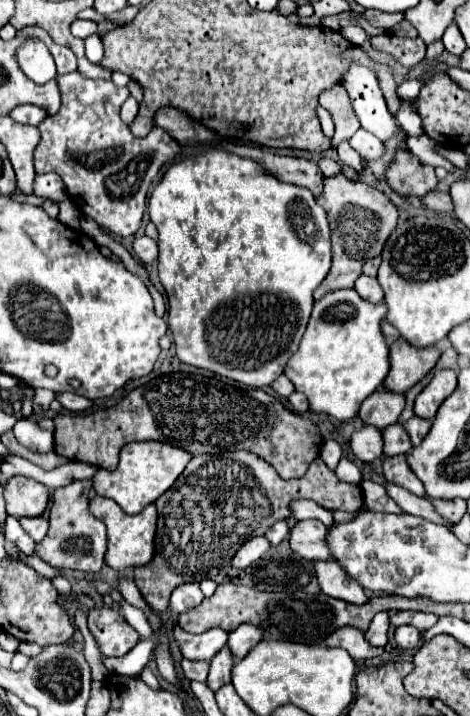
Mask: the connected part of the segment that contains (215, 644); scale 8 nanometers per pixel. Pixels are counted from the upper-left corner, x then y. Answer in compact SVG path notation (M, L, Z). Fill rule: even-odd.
M174 627L174 635L180 643L182 655L192 661L210 661L228 641L228 633L220 629L208 629L206 633L192 635L180 627Z

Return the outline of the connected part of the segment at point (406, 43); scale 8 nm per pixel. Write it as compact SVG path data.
M378 35L370 39L372 49L390 53L400 65L414 67L420 63L426 55L426 45L422 39L408 39L408 37L396 37L396 35Z

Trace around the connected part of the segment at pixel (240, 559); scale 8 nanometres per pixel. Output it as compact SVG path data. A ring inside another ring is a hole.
M266 537L250 539L250 541L246 541L246 543L240 547L240 551L234 555L232 565L238 567L238 569L244 569L244 567L248 567L250 563L254 563L256 559L260 559L268 549L270 549L270 543L268 543Z

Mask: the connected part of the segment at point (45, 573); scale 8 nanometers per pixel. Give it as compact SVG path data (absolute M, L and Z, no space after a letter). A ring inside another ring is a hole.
M21 553L19 560L32 567L40 576L45 577L49 580L61 574L59 569L48 565L35 555L26 556Z

